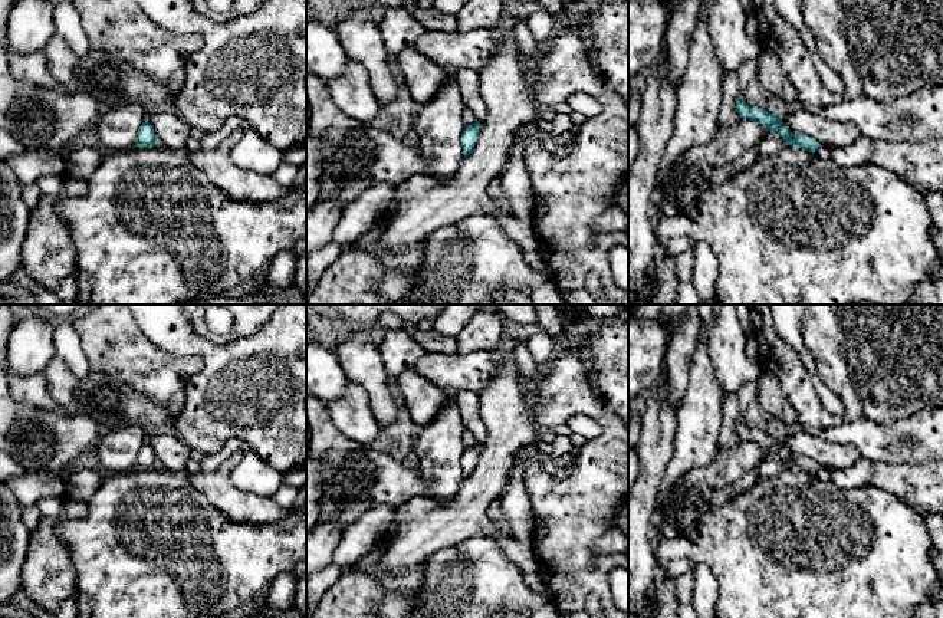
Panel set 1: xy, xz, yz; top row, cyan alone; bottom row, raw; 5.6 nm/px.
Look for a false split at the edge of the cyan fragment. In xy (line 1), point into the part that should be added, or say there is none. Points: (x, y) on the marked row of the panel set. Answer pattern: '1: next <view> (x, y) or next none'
1: next none

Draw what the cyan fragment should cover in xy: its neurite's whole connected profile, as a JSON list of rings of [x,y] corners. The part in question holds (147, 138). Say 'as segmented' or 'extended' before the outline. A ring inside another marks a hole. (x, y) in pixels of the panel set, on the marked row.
as segmented; [[[145,119],[145,122],[139,126],[137,137],[138,148],[152,148],[157,145],[157,135],[152,125]]]

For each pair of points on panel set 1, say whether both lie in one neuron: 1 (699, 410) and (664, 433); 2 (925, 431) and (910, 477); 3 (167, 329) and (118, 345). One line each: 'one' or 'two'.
1: two
2: two
3: two

